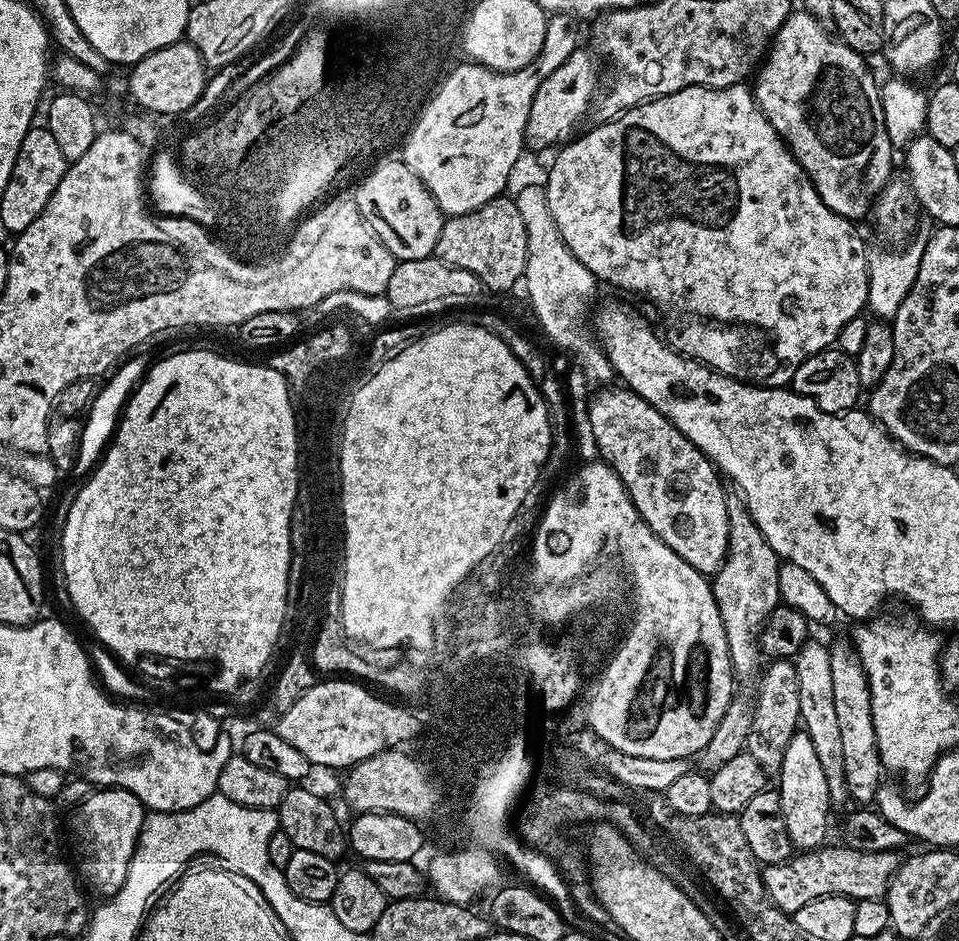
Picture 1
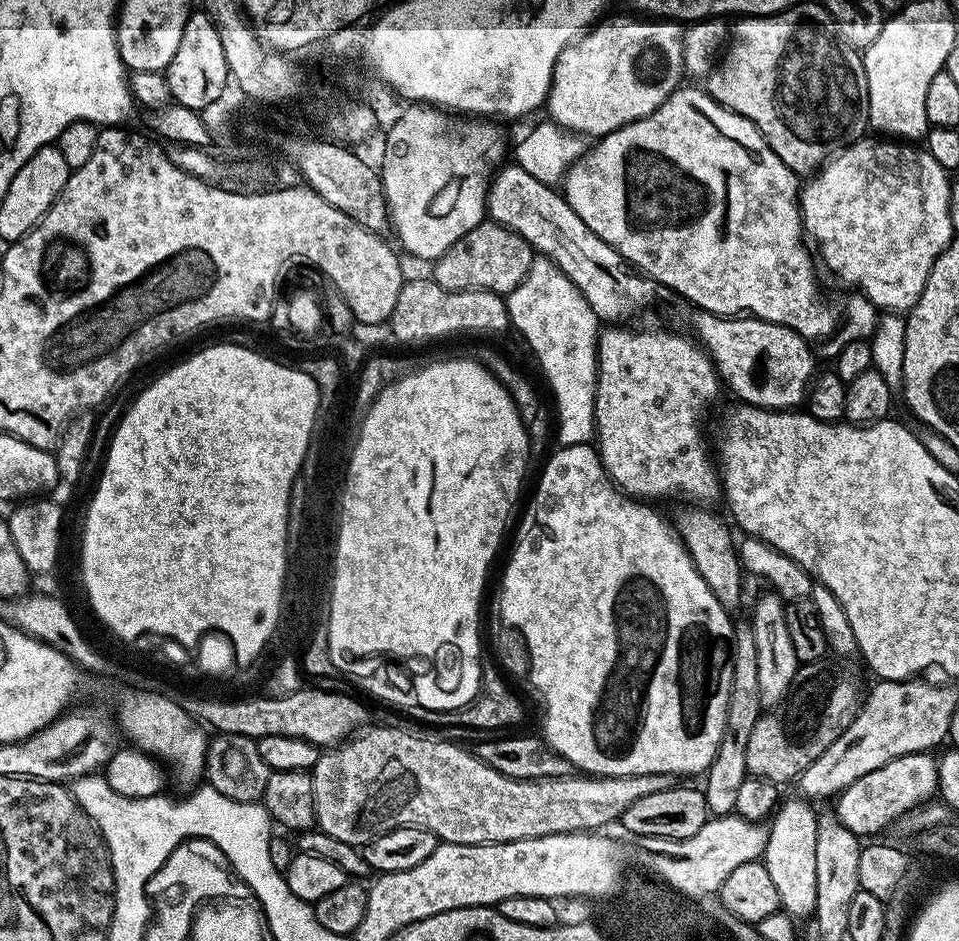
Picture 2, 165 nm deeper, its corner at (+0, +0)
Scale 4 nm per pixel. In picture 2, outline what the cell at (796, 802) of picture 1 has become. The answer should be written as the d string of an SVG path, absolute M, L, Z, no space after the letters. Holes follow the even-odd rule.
M803 798L783 801L771 817L768 841L764 847L762 863L774 882L779 907L793 918L811 917L816 910L816 887L814 886L814 850L818 830L818 812Z

